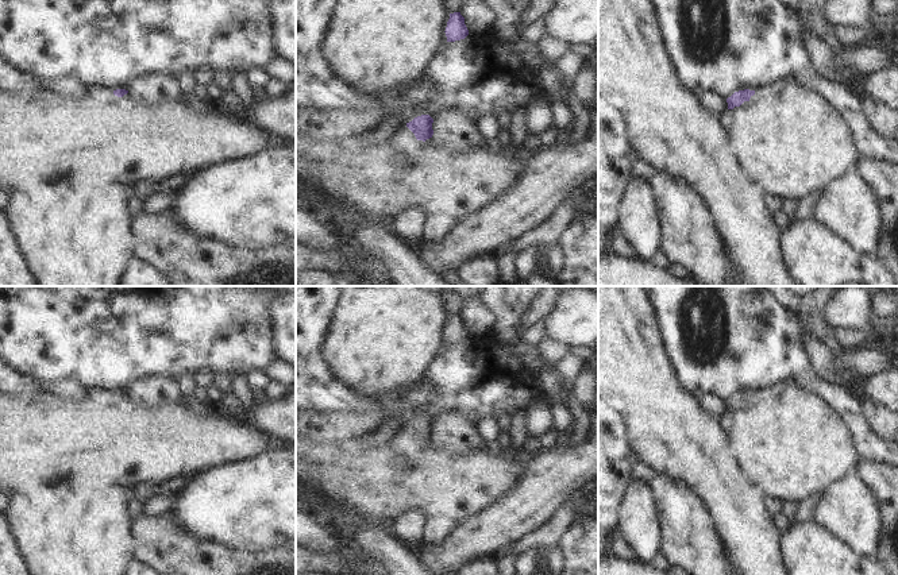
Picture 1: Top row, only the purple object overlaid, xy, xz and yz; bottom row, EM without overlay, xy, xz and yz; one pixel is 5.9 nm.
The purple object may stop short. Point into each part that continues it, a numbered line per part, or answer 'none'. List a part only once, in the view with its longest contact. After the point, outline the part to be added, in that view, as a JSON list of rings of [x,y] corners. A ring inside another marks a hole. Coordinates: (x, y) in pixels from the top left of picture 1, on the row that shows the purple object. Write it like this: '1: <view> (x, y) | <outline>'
1: xz (403, 137) | [[[401,131],[400,134],[396,135],[394,140],[397,143],[404,143],[404,142],[408,140],[412,144],[412,148],[413,148],[413,153],[416,155],[416,159],[420,159],[423,157],[424,147],[420,147],[417,144],[417,139],[416,139],[413,132],[411,132],[411,131]]]

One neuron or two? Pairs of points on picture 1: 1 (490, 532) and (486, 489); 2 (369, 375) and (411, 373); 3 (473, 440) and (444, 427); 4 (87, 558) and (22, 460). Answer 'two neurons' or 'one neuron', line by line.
1: two neurons
2: one neuron
3: one neuron
4: two neurons

